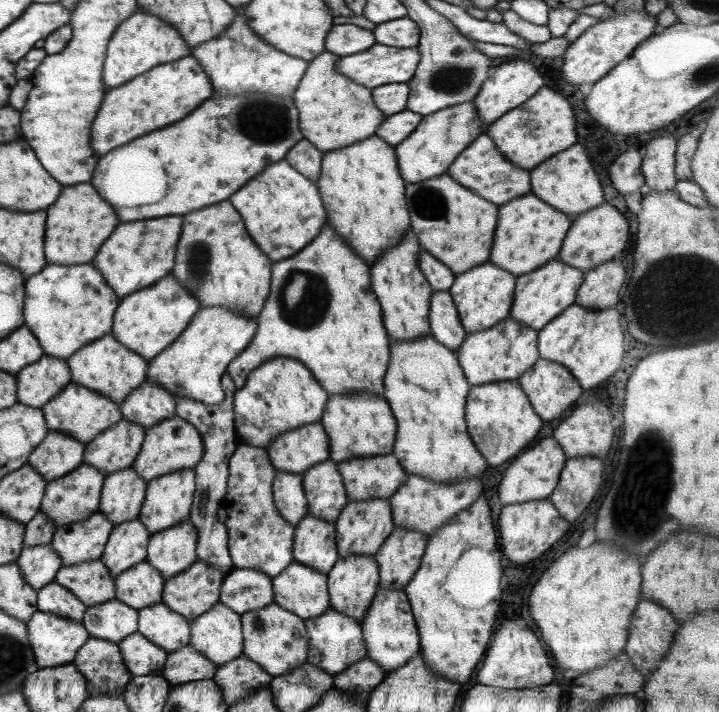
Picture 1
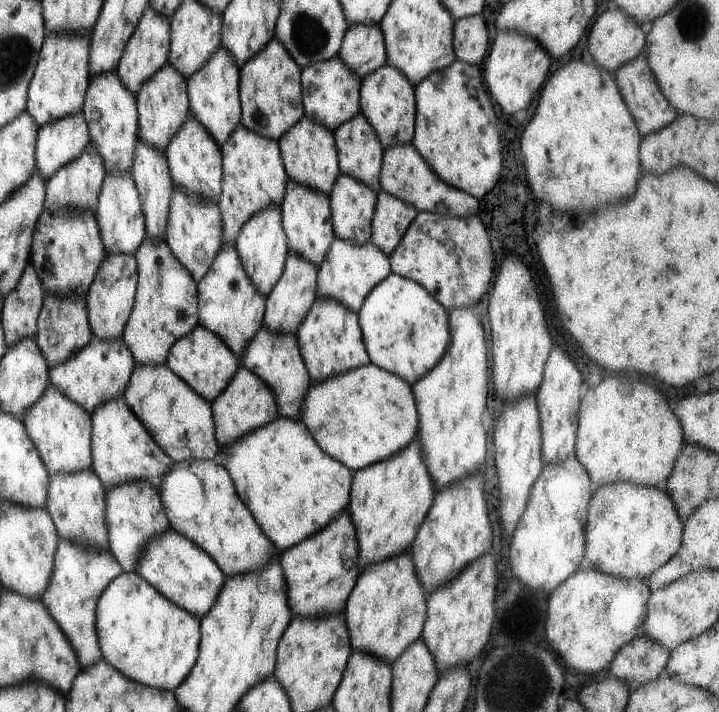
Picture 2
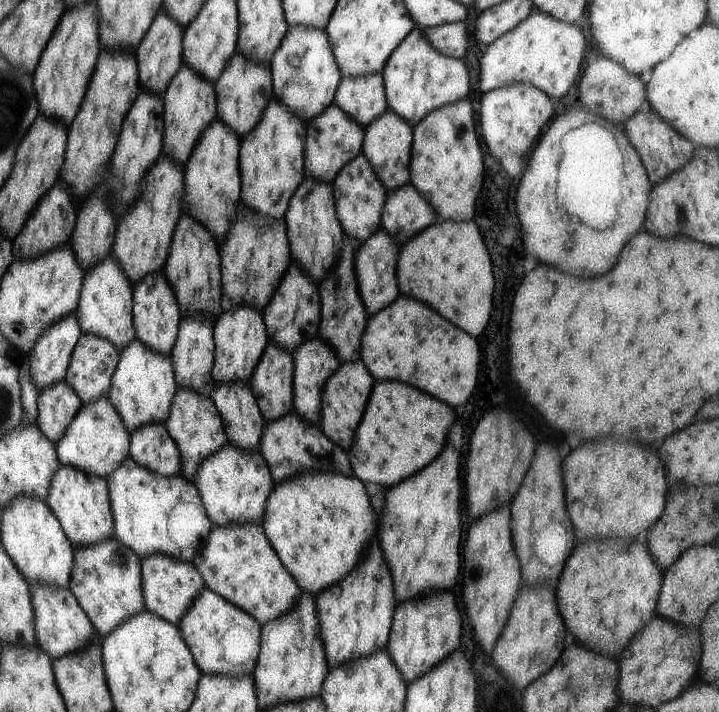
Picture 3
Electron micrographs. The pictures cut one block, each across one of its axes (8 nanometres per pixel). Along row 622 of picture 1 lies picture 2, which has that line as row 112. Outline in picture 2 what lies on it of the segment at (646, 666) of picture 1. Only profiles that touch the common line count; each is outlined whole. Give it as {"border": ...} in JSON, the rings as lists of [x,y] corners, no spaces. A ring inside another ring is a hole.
{"border":[[[645,47],[641,49],[637,57],[631,62],[626,62],[613,75],[620,95],[624,100],[629,114],[631,114],[635,121],[635,126],[641,138],[646,134],[662,129],[676,117],[677,111],[670,105],[670,102],[660,91],[656,78],[647,66]]]}

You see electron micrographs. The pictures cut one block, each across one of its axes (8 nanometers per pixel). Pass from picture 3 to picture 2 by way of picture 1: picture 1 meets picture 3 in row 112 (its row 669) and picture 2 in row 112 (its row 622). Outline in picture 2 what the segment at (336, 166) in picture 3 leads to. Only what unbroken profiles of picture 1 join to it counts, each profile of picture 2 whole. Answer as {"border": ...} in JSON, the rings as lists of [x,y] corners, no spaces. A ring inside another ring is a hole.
{"border":[[[337,55],[324,61],[312,62],[300,69],[300,87],[304,115],[326,129],[334,131],[342,122],[360,112],[360,78]]]}

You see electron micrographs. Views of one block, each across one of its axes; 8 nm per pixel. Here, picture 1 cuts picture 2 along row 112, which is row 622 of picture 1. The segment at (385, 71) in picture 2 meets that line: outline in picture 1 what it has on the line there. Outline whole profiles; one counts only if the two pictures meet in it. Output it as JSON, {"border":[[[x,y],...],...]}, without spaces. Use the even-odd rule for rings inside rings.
{"border":[[[379,586],[366,610],[366,615],[360,621],[360,629],[366,656],[385,673],[403,666],[419,652],[418,630],[403,590]]]}

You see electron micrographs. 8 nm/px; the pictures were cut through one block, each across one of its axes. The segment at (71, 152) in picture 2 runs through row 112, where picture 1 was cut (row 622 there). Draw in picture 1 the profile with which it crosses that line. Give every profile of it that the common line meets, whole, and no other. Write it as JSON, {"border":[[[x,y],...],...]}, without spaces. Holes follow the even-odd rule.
{"border":[[[51,581],[36,592],[36,610],[82,624],[86,606],[71,591]]]}

